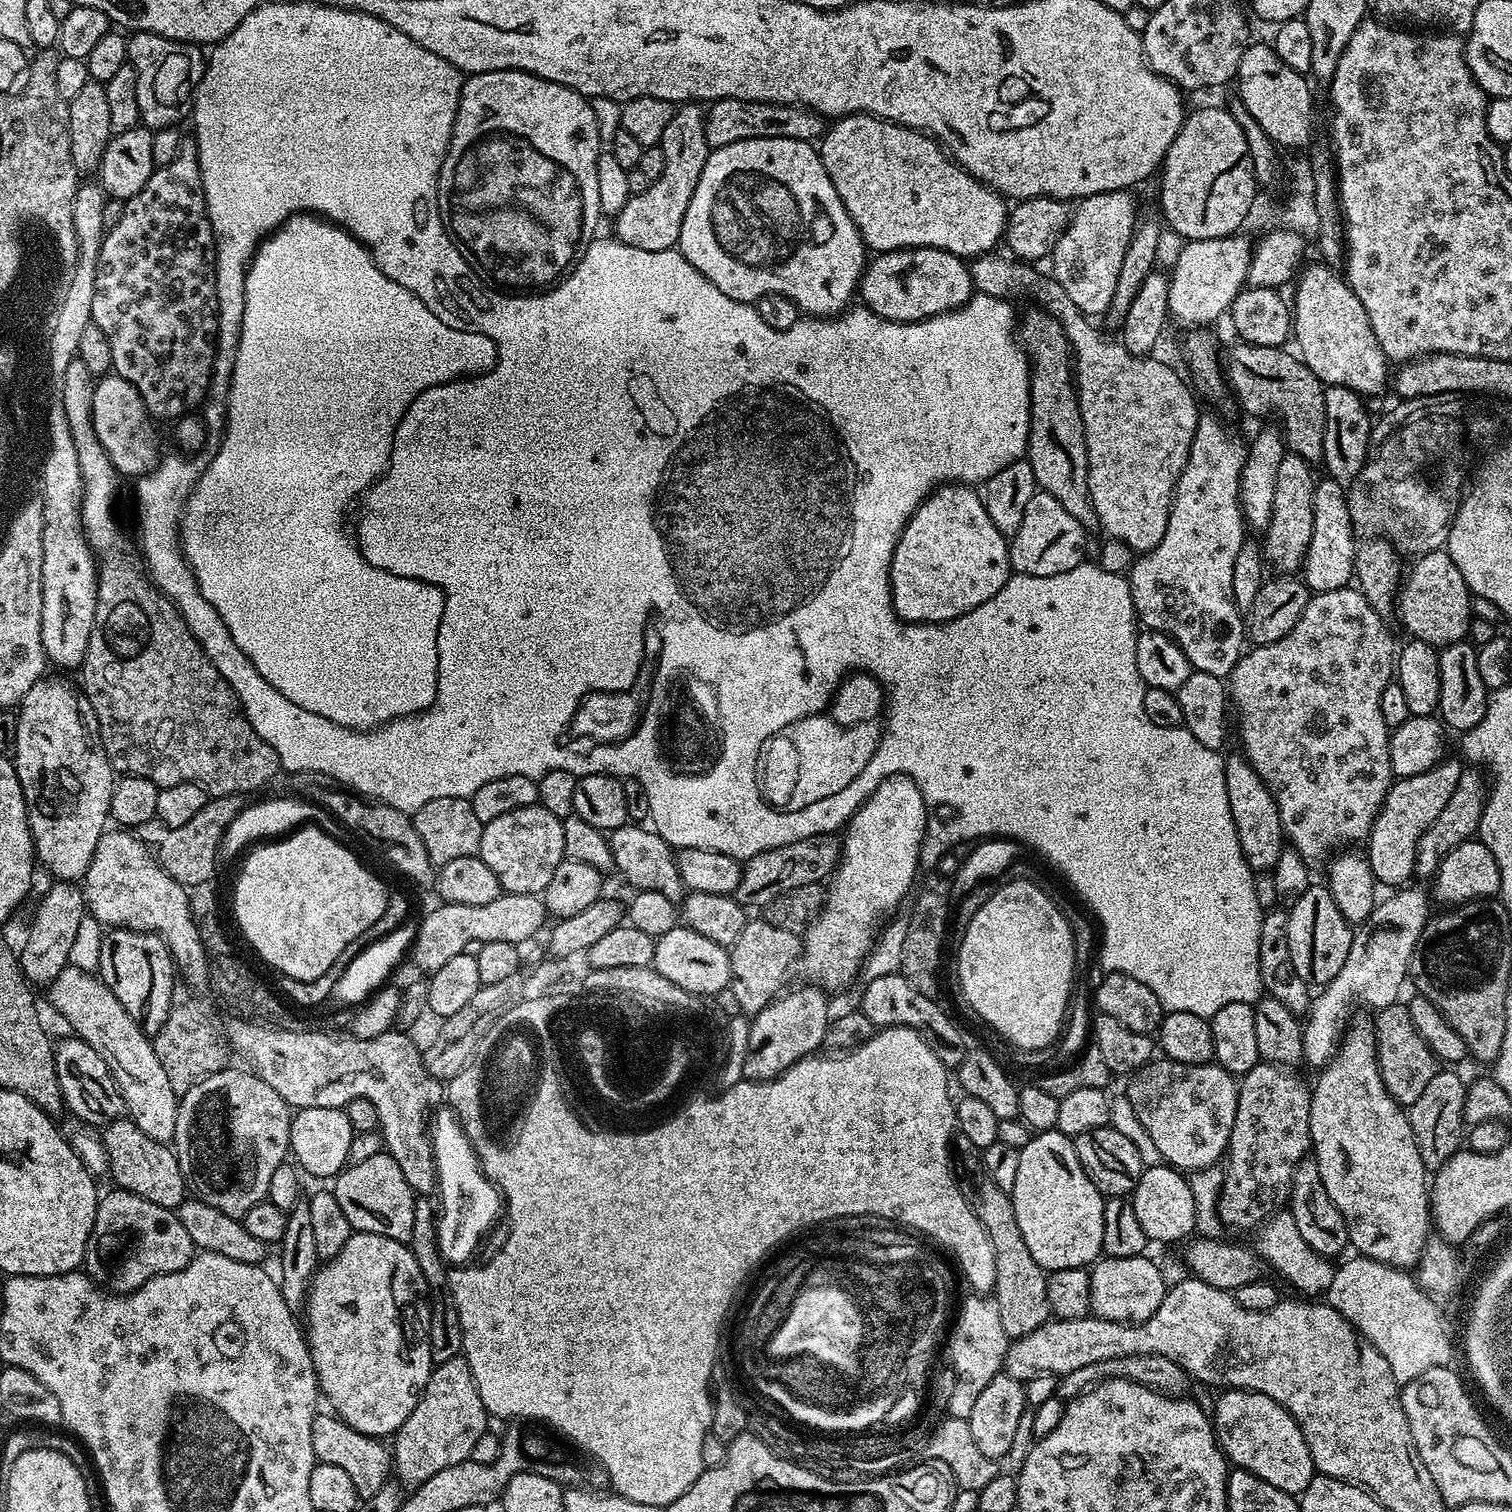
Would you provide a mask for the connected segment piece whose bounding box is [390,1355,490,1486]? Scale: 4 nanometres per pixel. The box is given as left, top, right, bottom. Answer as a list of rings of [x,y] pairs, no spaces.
[[[463,1355],[435,1365],[418,1406],[410,1410],[410,1418],[402,1422],[391,1441],[390,1451],[395,1475],[400,1475],[399,1479],[405,1485],[417,1486],[440,1470],[469,1459],[474,1442],[478,1441],[484,1432],[489,1431],[488,1423],[488,1411],[482,1406],[482,1398],[478,1398],[474,1374],[470,1374],[470,1366]]]

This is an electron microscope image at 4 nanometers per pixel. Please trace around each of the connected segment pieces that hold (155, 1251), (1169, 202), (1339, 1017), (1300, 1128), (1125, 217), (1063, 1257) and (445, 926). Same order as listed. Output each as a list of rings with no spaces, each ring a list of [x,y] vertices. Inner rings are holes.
[[[113,1190],[99,1197],[94,1230],[84,1251],[83,1271],[113,1294],[138,1290],[150,1278],[174,1274],[192,1261],[194,1245],[186,1226],[171,1208],[163,1208],[138,1194]]]
[[[1227,107],[1196,108],[1185,115],[1184,124],[1164,155],[1159,180],[1162,219],[1185,241],[1217,240],[1237,233],[1258,193],[1246,134]]]
[[[1404,886],[1399,890],[1388,894],[1388,897],[1381,899],[1376,905],[1376,909],[1369,914],[1367,920],[1355,929],[1350,954],[1346,954],[1346,962],[1342,970],[1334,979],[1319,989],[1311,1001],[1310,1007],[1306,1013],[1306,1019],[1303,1021],[1304,1030],[1304,1060],[1312,1063],[1316,1070],[1323,1069],[1330,1059],[1336,1054],[1340,1047],[1341,1039],[1349,1027],[1348,1018],[1352,1014],[1352,1004],[1365,1004],[1371,1010],[1379,1010],[1397,1003],[1401,999],[1400,991],[1410,976],[1412,966],[1412,955],[1418,946],[1418,938],[1422,930],[1430,919],[1428,912],[1428,896],[1420,888],[1413,886]]]
[[[1260,1061],[1243,1073],[1237,1085],[1238,1110],[1216,1204],[1217,1216],[1225,1227],[1254,1230],[1281,1209],[1290,1192],[1293,1170],[1311,1149],[1311,1091],[1287,1072],[1281,1065]]]
[[[1125,190],[1083,197],[1075,205],[1072,221],[1052,251],[1051,275],[1060,288],[1066,290],[1066,298],[1089,318],[1103,317],[1114,298],[1118,270],[1122,270],[1122,258],[1126,258],[1138,219],[1138,207],[1132,201],[1132,195],[1131,191]]]
[[[1059,1130],[1051,1132],[1037,1132],[1033,1135],[1030,1142],[1026,1142],[1026,1146],[1020,1149],[1020,1157],[1018,1158],[1018,1175],[1014,1178],[1014,1186],[1010,1193],[1014,1202],[1014,1218],[1018,1218],[1018,1230],[1022,1230],[1022,1238],[1026,1242],[1026,1247],[1030,1250],[1030,1258],[1034,1258],[1034,1262],[1038,1262],[1038,1266],[1042,1266],[1049,1273],[1058,1270],[1066,1270],[1067,1268],[1088,1268],[1101,1255],[1102,1252],[1102,1214],[1104,1213],[1105,1197],[1094,1186],[1094,1182],[1090,1182],[1090,1178],[1086,1174],[1086,1170],[1082,1170],[1082,1162],[1076,1153],[1076,1146],[1071,1136],[1063,1136]]]
[[[504,892],[492,902],[486,902],[485,905],[467,906],[458,903],[441,903],[438,906],[438,908],[428,913],[424,920],[419,921],[417,934],[410,950],[410,958],[412,956],[415,966],[427,968],[426,972],[430,974],[436,972],[443,963],[454,958],[456,954],[462,953],[463,945],[469,940],[510,942],[516,945],[526,938],[537,935],[544,922],[548,920],[547,908],[543,899],[534,895],[510,895]]]

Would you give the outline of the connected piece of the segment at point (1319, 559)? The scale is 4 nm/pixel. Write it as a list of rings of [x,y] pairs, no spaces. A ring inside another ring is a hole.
[[[1320,478],[1316,481],[1314,530],[1310,534],[1310,546],[1302,565],[1302,579],[1313,593],[1347,588],[1354,580],[1358,532],[1348,509],[1349,493],[1344,488],[1345,485],[1339,480]]]

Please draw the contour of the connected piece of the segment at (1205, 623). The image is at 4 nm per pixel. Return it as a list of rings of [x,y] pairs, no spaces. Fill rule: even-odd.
[[[1204,414],[1197,415],[1194,438],[1190,442],[1190,454],[1186,458],[1186,466],[1176,483],[1176,495],[1172,498],[1170,518],[1166,522],[1166,534],[1162,534],[1162,542],[1158,542],[1158,546],[1154,546],[1154,550],[1136,556],[1131,572],[1127,573],[1128,585],[1132,591],[1134,606],[1136,607],[1137,621],[1145,629],[1164,632],[1171,640],[1175,640],[1176,645],[1182,650],[1182,654],[1186,654],[1186,658],[1192,663],[1193,669],[1205,671],[1221,678],[1231,676],[1234,666],[1239,662],[1246,648],[1246,620],[1241,613],[1240,607],[1234,602],[1234,558],[1238,558],[1246,539],[1244,514],[1240,510],[1240,475],[1244,469],[1244,459],[1247,456],[1248,448],[1245,441],[1243,444],[1218,417],[1204,416]]]

